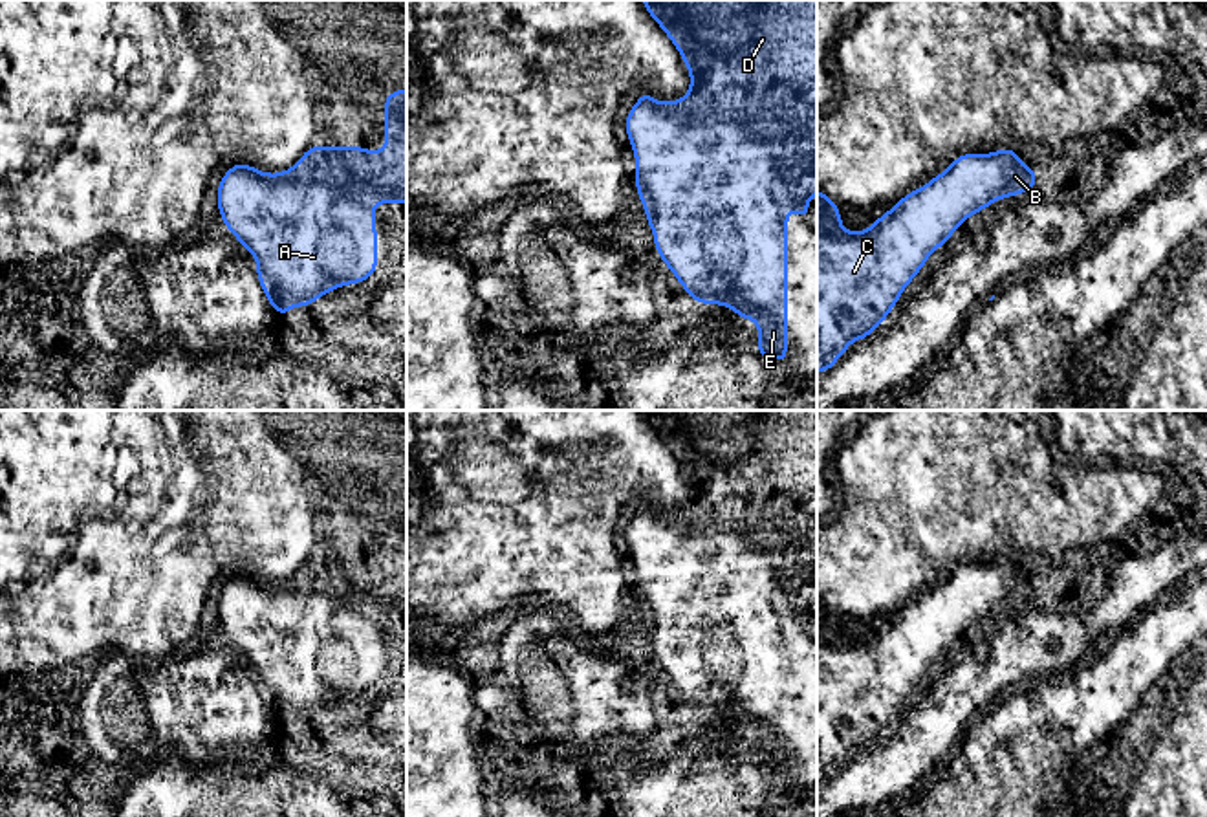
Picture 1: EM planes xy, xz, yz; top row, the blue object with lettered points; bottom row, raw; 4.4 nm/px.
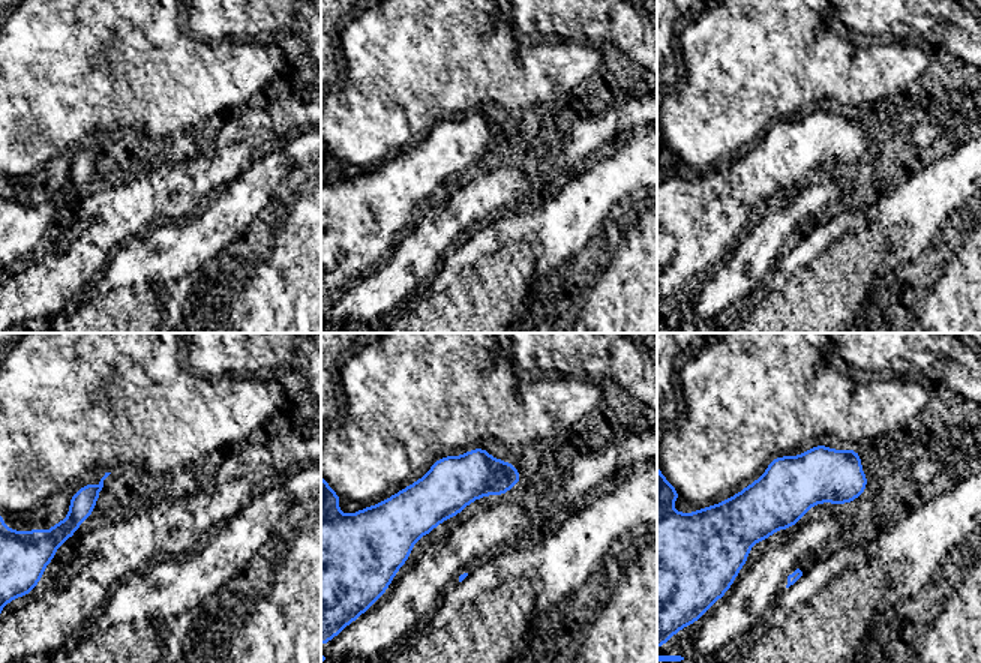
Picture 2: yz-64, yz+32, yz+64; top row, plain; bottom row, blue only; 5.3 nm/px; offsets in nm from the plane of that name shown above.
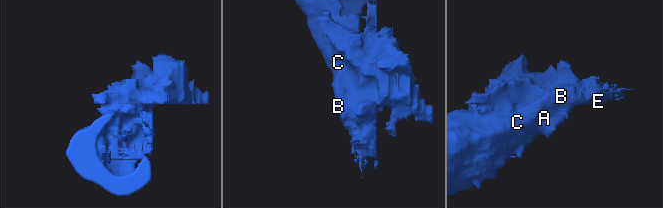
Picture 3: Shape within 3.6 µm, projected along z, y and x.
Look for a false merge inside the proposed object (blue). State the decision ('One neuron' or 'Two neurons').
One neuron

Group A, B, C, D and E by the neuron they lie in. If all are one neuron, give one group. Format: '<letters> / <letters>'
A B C D E

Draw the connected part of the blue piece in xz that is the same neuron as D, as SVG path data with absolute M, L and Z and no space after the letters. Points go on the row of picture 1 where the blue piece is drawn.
M641 0L647 13L678 48L689 73L690 90L678 101L659 103L639 92L625 117L626 136L636 156L636 192L654 233L654 247L676 275L690 300L718 304L736 311L738 319L758 324L758 355L788 363L788 200L795 200L795 216L810 216L810 196L817 194L817 0Z

